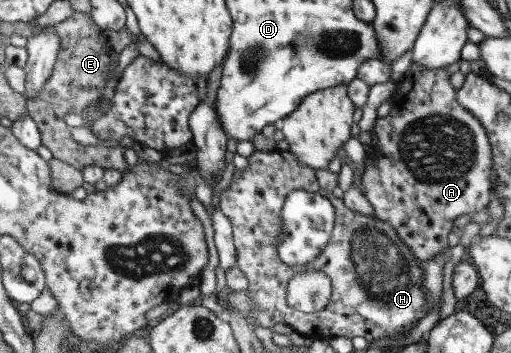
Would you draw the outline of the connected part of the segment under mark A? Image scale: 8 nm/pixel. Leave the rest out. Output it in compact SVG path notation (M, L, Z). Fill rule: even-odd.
M411 60L410 65L405 71L404 75L396 83L396 93L398 93L398 99L394 106L392 106L392 111L388 113L385 117L378 117L376 124L374 125L375 136L378 139L378 147L374 148L371 152L374 160L374 167L365 168L362 177L361 185L364 188L363 193L368 197L368 200L374 206L376 210L376 216L382 220L392 223L395 227L396 232L400 235L400 238L414 251L414 255L418 257L418 261L426 262L438 254L444 253L450 248L450 232L456 234L459 232L456 227L456 222L460 222L460 218L464 218L464 214L468 212L476 212L484 208L492 194L495 194L495 186L492 186L492 147L490 139L487 137L487 131L484 130L482 123L469 111L467 108L460 106L458 101L458 91L454 90L452 87L452 80L450 80L450 74L448 70L436 69L436 70L425 70L424 66L418 63L414 63Z

